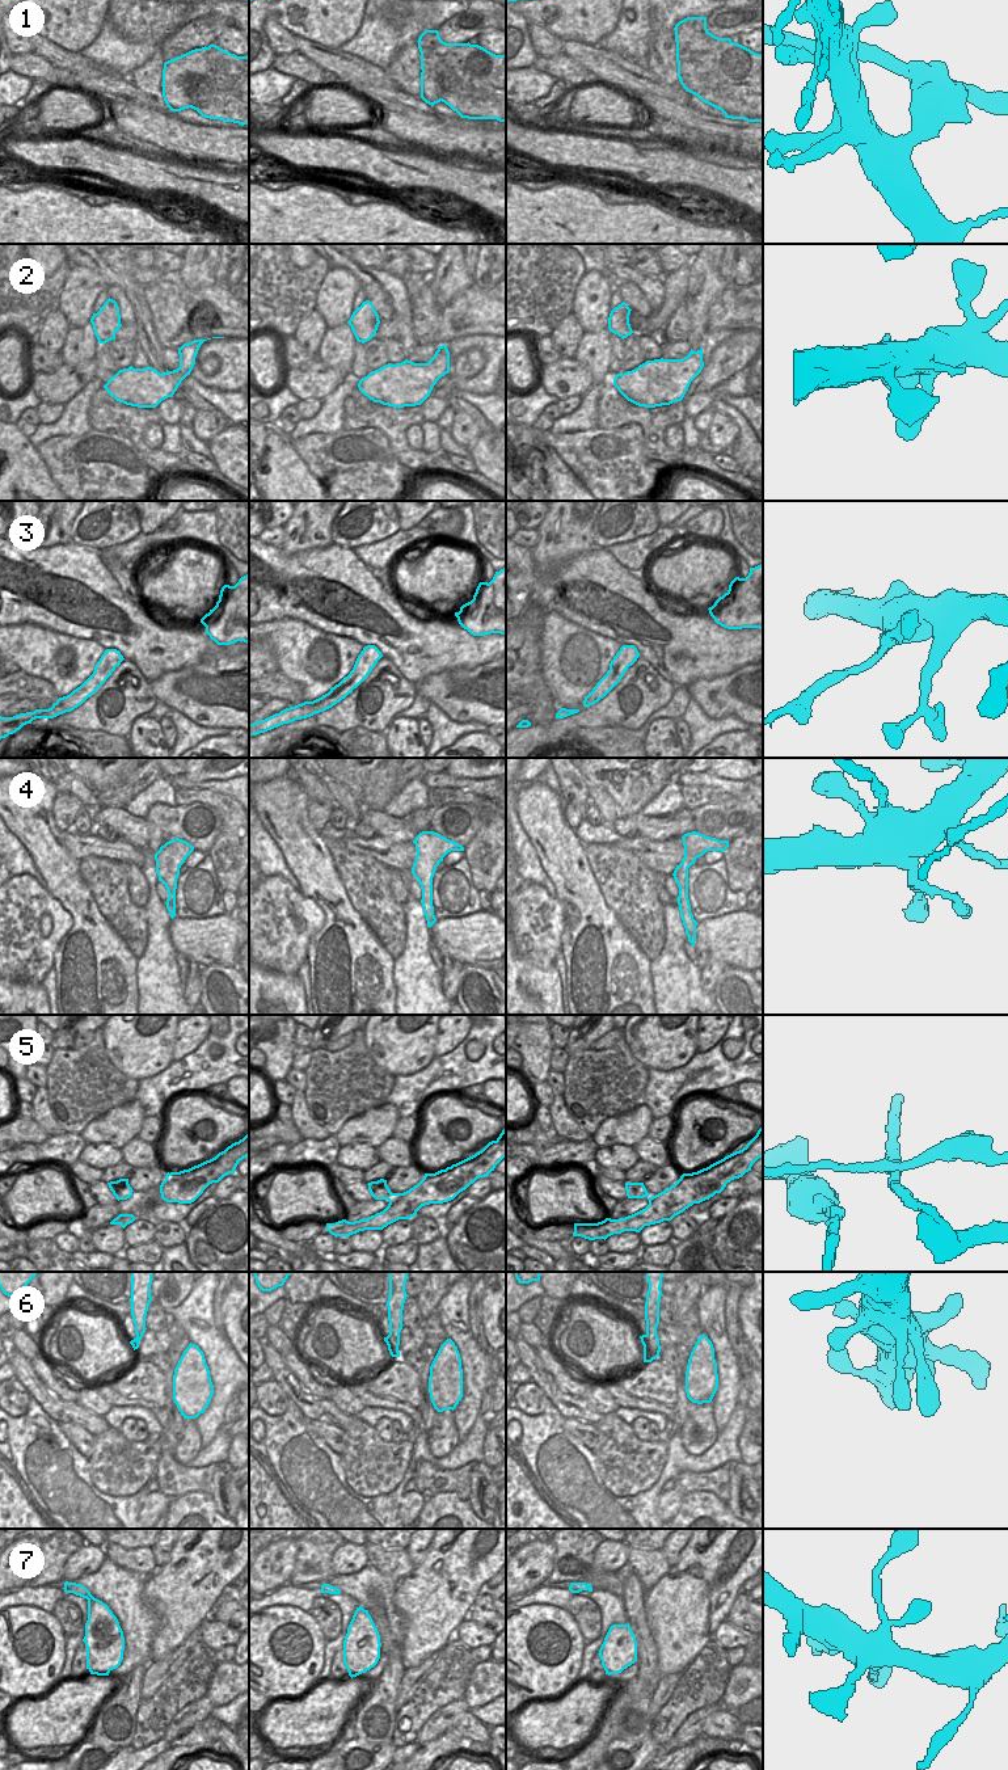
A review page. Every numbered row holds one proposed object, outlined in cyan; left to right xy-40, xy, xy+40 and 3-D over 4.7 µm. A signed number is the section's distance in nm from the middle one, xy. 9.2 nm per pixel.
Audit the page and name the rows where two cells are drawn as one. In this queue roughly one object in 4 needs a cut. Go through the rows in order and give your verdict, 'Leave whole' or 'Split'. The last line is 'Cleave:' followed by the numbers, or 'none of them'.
1: Split
2: Leave whole
3: Split
4: Leave whole
5: Split
6: Leave whole
7: Leave whole
Cleave: 1, 3, 5

